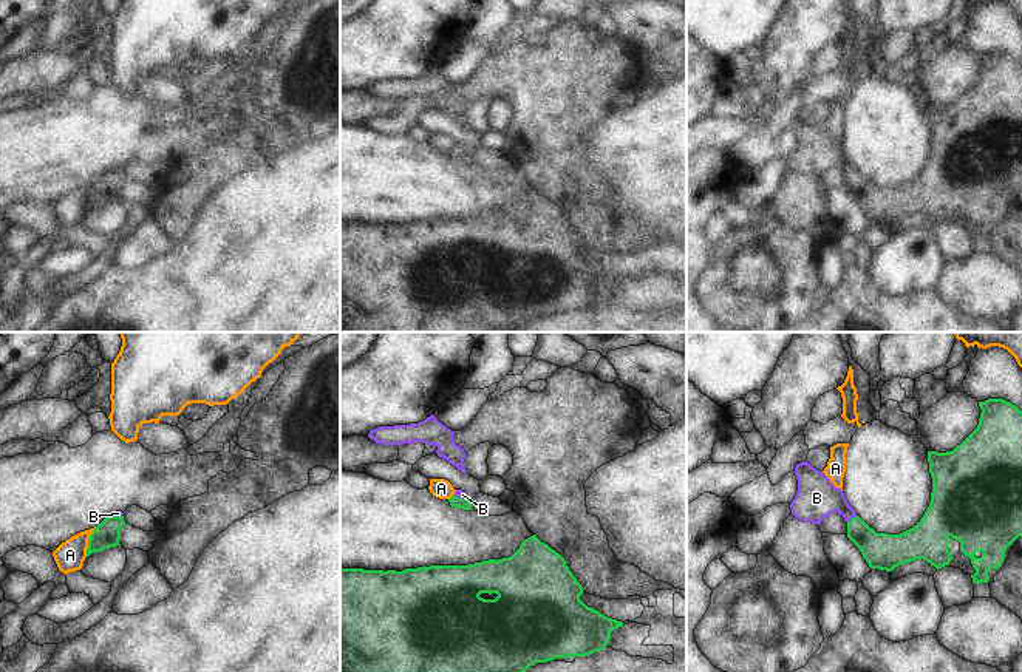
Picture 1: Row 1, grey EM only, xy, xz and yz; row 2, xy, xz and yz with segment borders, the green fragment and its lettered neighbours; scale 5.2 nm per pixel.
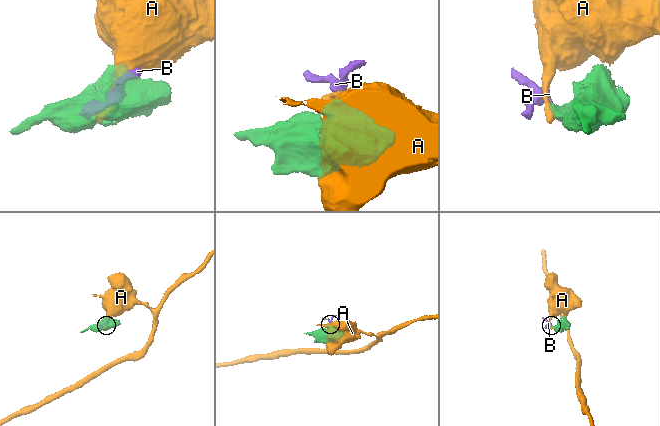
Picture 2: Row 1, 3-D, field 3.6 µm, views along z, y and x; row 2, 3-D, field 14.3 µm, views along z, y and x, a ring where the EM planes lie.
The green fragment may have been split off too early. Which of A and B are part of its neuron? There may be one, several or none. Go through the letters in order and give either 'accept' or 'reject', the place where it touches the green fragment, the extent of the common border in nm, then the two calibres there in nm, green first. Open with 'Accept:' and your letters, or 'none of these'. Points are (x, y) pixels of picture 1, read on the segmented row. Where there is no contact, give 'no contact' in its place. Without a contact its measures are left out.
Accept: B
A: reject; contact xy (88, 541); length 160 nm; calibres 140 and 160 nm
B: accept; contact yz (851, 519); length 60 nm; calibres 190 and 220 nm

